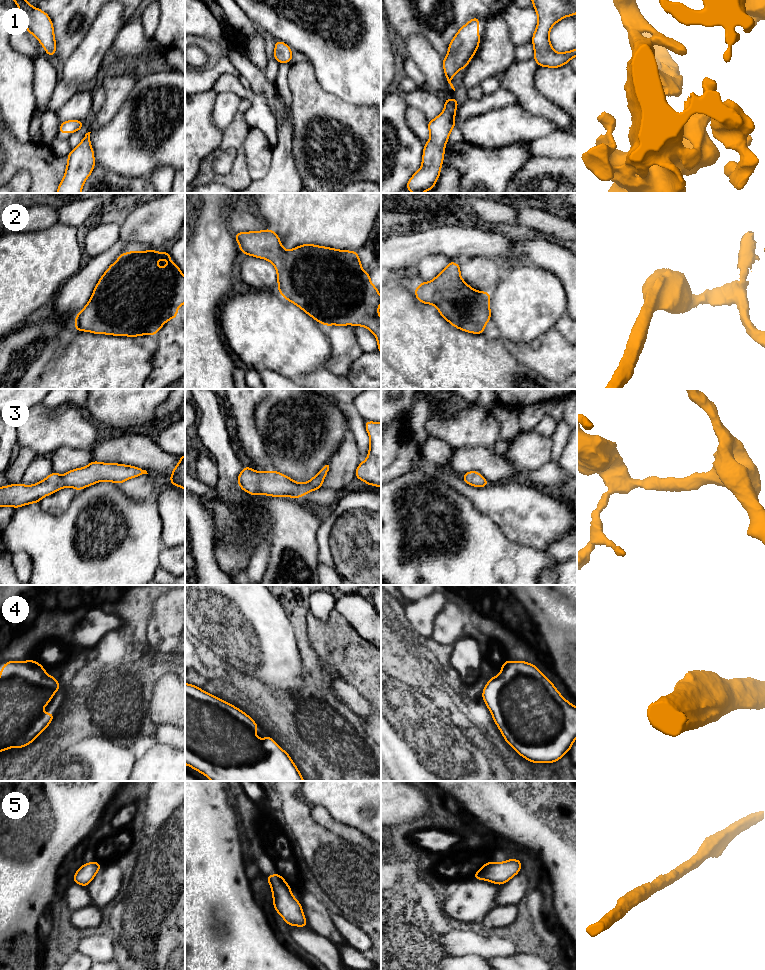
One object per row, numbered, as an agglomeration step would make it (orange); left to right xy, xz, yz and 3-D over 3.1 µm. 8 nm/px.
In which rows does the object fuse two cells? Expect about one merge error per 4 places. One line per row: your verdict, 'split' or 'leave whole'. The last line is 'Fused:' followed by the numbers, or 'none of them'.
1: leave whole
2: leave whole
3: leave whole
4: leave whole
5: leave whole
Fused: none of them

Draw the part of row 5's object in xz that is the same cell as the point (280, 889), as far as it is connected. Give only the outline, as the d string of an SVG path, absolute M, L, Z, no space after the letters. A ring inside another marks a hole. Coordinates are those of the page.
M280 874L265 877L272 889L273 906L289 926L308 927L299 901L292 895L291 888Z

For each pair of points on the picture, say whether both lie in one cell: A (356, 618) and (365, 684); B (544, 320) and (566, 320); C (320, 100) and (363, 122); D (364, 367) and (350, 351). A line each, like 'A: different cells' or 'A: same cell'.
A: different cells
B: different cells
C: same cell
D: different cells

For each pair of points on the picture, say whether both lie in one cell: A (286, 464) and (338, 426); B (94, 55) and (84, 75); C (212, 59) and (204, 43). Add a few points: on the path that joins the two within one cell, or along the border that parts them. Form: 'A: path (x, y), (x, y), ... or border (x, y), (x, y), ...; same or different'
A: path (300, 463), (309, 460), (326, 443), (326, 440); same
B: path (89, 60), (84, 65), (84, 70); same
C: path (212, 55), (212, 51), (208, 47); same

